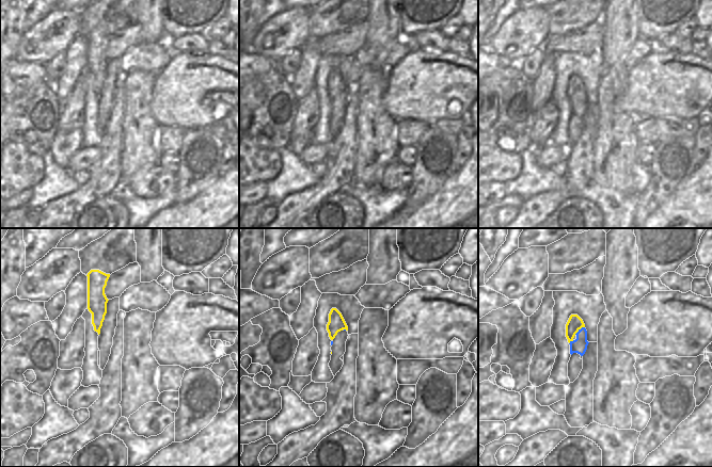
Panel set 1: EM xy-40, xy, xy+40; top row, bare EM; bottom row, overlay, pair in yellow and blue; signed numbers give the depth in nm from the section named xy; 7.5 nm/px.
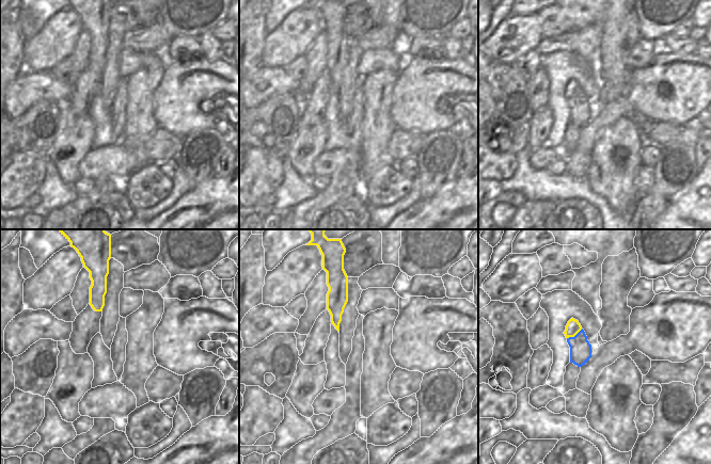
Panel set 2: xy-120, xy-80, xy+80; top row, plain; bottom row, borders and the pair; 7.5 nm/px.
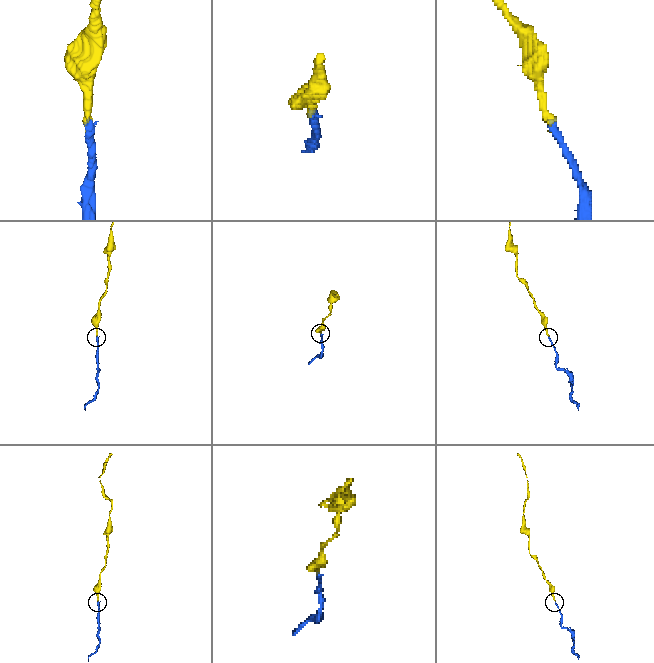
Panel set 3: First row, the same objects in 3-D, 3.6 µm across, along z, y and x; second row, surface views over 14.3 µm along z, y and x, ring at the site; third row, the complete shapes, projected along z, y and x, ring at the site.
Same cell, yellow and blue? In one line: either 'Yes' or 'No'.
Yes.

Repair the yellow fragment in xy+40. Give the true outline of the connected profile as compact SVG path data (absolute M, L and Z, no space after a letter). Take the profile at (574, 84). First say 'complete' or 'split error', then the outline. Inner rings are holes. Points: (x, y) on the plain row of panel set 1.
split error; M571 76L566 85L566 98L570 106L570 115L583 117L587 111L587 92L583 81L577 76Z

